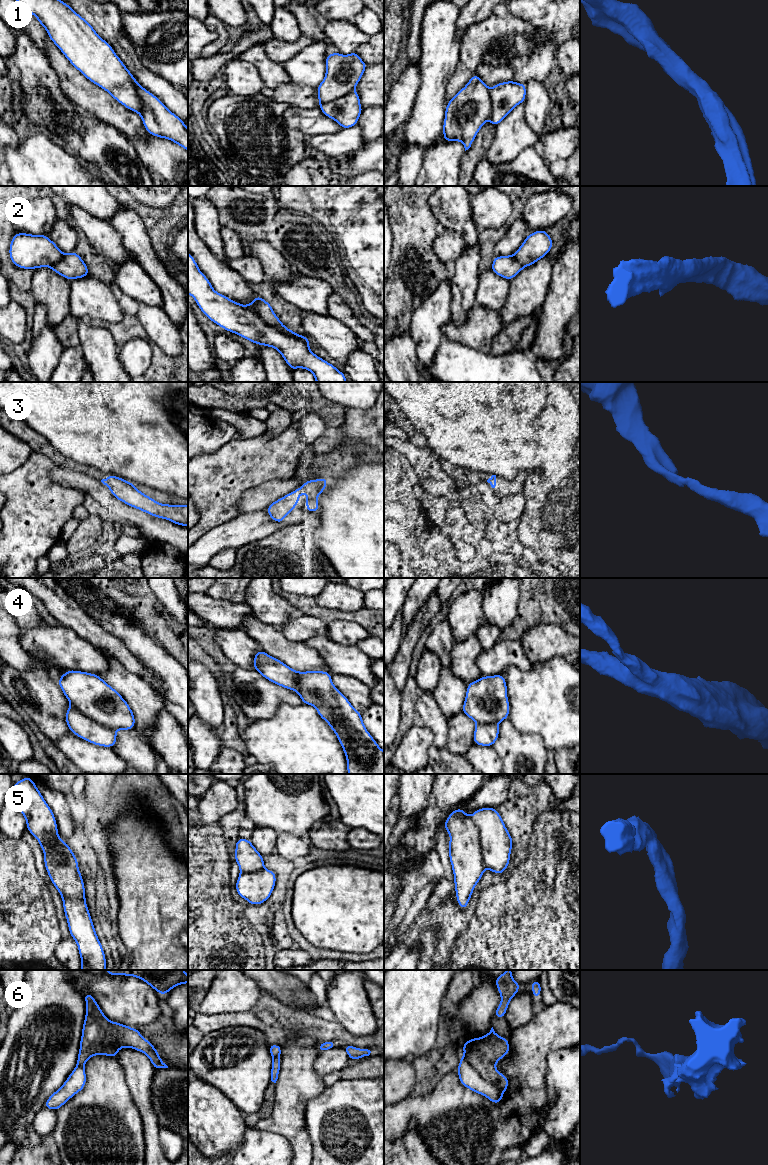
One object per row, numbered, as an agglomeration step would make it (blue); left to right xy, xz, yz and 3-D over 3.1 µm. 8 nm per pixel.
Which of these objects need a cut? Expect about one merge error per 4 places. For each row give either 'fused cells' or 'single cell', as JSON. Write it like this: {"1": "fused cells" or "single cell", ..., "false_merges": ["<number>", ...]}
{"1": "fused cells", "2": "single cell", "3": "single cell", "4": "fused cells", "5": "single cell", "6": "fused cells", "false_merges": ["1", "4", "6"]}

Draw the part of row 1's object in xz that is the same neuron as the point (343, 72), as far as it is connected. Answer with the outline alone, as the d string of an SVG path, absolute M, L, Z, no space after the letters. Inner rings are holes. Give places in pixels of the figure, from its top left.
M356 51L348 55L341 55L338 52L328 54L325 65L325 78L317 86L320 105L354 91L368 66Z

